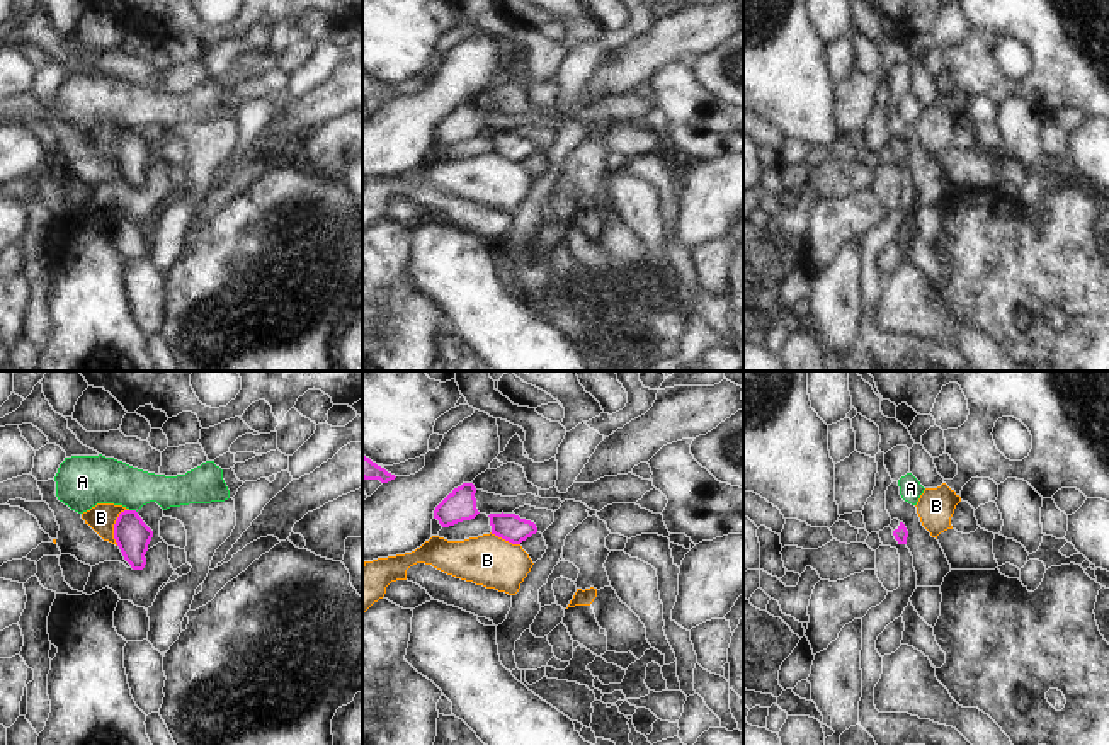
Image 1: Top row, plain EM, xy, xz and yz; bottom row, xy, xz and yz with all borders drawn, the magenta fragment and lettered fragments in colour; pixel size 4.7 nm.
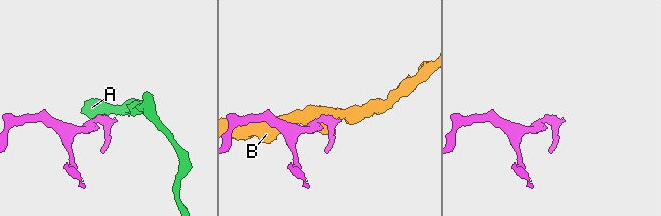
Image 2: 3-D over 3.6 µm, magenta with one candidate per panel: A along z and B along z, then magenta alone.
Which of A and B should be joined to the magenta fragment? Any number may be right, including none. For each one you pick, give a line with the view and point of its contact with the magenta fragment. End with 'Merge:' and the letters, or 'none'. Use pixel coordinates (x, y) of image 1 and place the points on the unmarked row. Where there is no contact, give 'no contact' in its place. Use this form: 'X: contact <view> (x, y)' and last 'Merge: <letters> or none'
Merge: none

